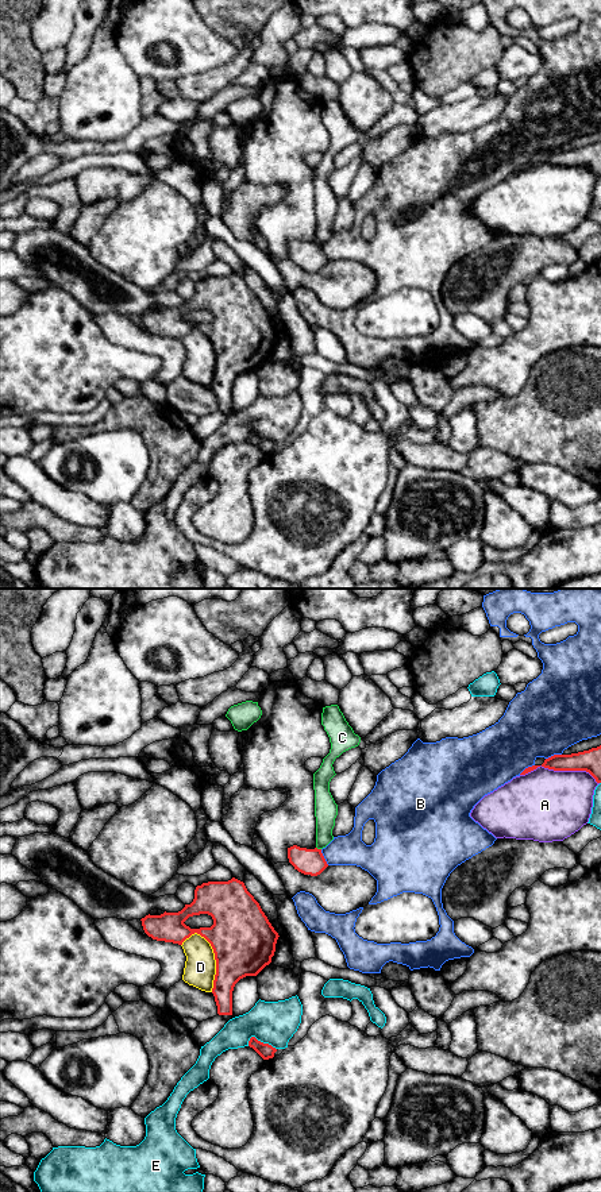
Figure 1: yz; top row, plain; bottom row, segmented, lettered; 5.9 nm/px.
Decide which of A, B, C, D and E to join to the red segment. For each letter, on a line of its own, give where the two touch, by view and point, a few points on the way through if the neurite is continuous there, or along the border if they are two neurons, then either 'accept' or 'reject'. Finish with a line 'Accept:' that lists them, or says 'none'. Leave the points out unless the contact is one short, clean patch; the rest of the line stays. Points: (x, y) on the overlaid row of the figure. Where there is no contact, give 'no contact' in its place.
A: meets red in yz at (559, 770); reject
B: meets red in yz at (554, 755); reject
C: meets red in yz at (319, 849); border along yz (316, 847), (320, 849); reject
D: meets red in yz at (215, 959); reject
E: meets red in yz at (262, 1042); reject
Accept: none

